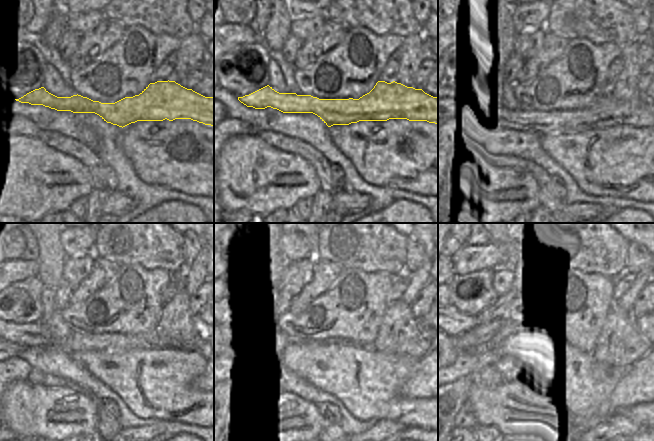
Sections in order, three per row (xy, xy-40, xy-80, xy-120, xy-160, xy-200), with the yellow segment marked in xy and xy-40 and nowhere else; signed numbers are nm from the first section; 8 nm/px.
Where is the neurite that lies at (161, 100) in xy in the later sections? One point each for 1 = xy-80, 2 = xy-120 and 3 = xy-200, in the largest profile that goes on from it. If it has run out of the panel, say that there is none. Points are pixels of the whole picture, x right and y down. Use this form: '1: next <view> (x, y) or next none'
1: next xy-80 (605, 111)
2: next xy-120 (111, 343)
3: next xy-200 (458, 324)

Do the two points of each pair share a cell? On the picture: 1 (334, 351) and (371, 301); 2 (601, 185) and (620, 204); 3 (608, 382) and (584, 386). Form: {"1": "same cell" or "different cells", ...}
{"1": "different cells", "2": "different cells", "3": "same cell"}

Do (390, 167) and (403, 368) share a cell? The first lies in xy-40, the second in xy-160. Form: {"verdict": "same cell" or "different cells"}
{"verdict": "same cell"}

